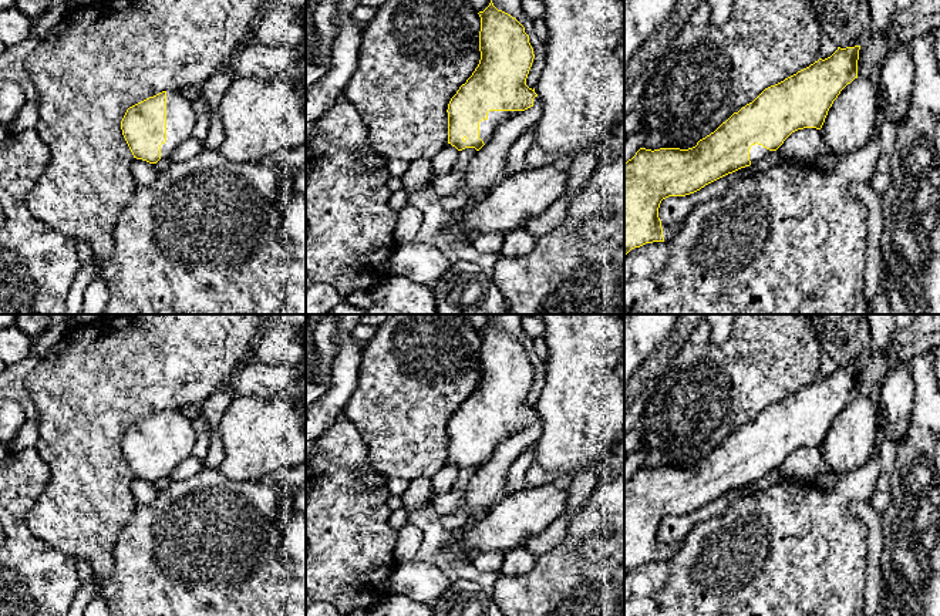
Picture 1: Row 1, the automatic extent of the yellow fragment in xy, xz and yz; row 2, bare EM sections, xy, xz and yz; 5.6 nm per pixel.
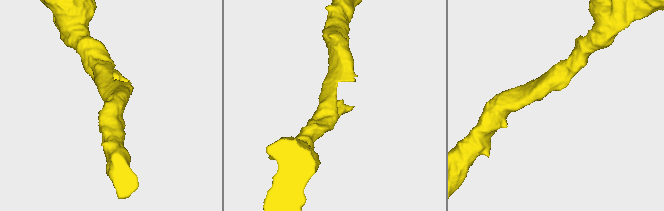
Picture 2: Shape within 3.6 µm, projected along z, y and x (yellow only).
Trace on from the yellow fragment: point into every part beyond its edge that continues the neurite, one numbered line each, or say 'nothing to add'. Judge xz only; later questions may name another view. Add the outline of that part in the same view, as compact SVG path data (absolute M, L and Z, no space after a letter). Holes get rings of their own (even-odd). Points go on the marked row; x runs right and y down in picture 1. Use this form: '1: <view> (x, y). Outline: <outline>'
1: xz (487, 128). Outline: M489 111L488 118L479 122L479 138L484 141L484 144L488 144L491 141L496 127L501 122L515 117L519 112L520 111Z

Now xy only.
1: xy (181, 117). Outline: M166 91L166 142L161 145L161 159L192 138L198 121L193 105L179 91Z

